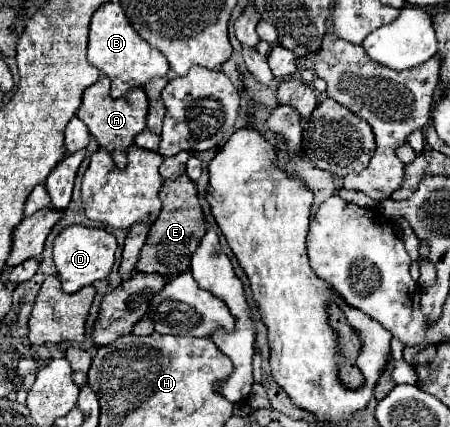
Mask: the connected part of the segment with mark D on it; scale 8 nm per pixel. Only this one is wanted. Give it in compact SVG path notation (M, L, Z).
M83 225L65 227L53 241L53 259L55 259L55 267L59 271L59 279L63 283L63 291L75 293L85 285L105 279L111 273L115 249L117 249L117 241L105 229L83 227Z

